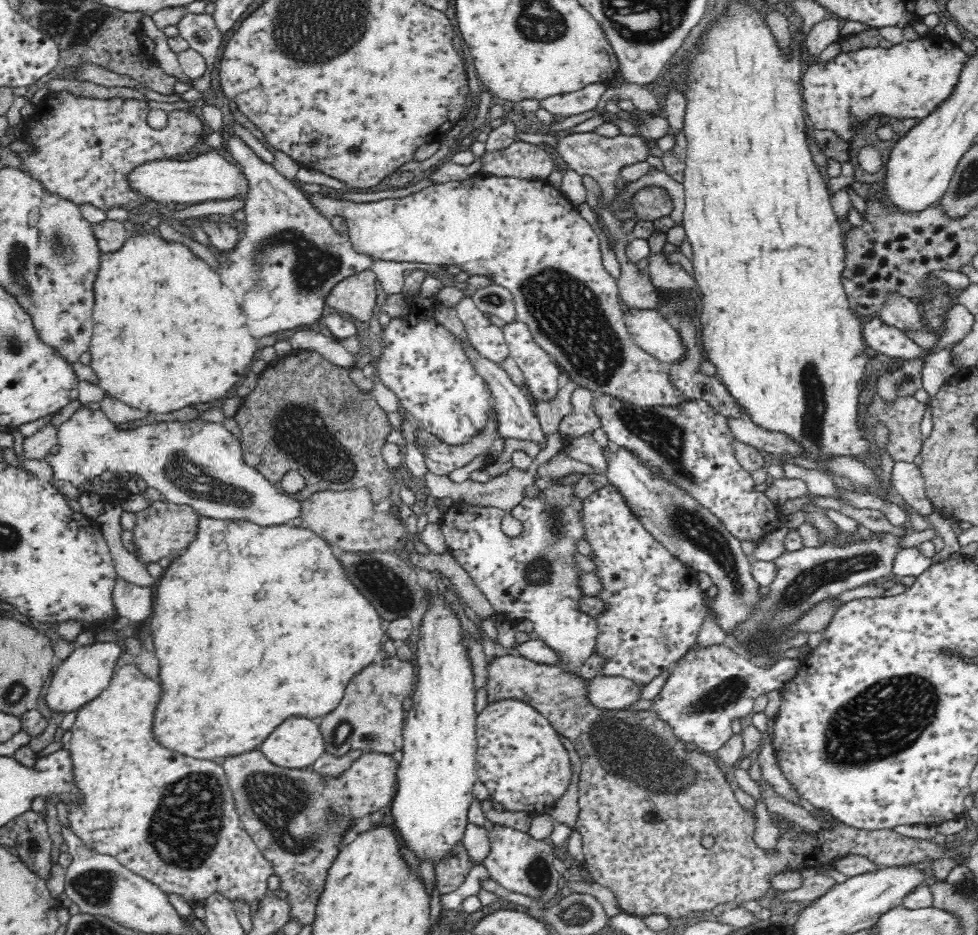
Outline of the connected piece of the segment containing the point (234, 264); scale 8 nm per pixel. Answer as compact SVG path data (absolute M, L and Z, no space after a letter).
M232 134L226 140L226 146L245 178L247 191L244 209L247 226L241 234L240 243L234 246L236 250L220 251L218 256L222 270L226 270L222 274L224 284L230 286L230 290L236 296L240 296L240 308L246 310L246 324L256 338L262 338L266 334L280 336L292 328L320 322L325 298L333 286L344 278L370 269L372 257L356 252L348 239L348 234L338 235L331 222L312 209L305 192L300 191L292 180L279 174L272 164L260 159L241 137Z

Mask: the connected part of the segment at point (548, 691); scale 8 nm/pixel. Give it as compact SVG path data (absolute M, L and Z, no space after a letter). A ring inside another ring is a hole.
M504 655L492 657L488 662L488 681L486 687L489 693L489 703L498 702L506 698L516 698L517 700L523 700L530 706L538 710L550 723L551 726L557 731L559 735L565 736L572 741L576 750L574 756L578 763L580 763L581 769L579 770L579 778L577 780L578 791L578 816L576 817L576 824L574 824L574 831L578 831L578 834L582 835L582 846L584 853L584 868L588 870L588 875L594 878L595 882L609 888L616 896L616 900L619 904L619 908L624 913L628 913L634 916L666 916L666 918L686 918L686 916L692 916L695 912L708 912L720 904L744 904L744 902L750 902L750 900L762 900L772 888L772 880L778 876L778 874L784 874L784 872L790 872L790 870L804 870L804 868L826 868L833 866L836 860L844 858L844 856L863 856L867 858L871 864L876 864L878 867L907 865L908 863L927 862L927 856L931 856L932 873L940 880L944 881L948 873L956 867L958 864L958 858L952 855L952 848L940 847L929 840L909 838L908 836L902 836L902 834L896 833L892 829L883 830L864 830L860 828L853 828L847 826L844 822L838 820L830 810L820 807L818 816L814 814L812 816L814 821L818 821L821 824L820 830L816 832L809 832L805 830L797 822L789 820L784 815L774 818L772 816L772 826L778 830L778 839L773 849L764 849L756 845L754 836L757 830L758 813L756 810L748 811L746 807L740 804L740 801L734 795L734 790L730 787L730 784L726 781L726 774L718 767L716 758L714 755L708 755L706 752L700 750L688 750L685 742L675 734L675 728L671 726L666 720L663 720L657 712L653 710L603 710L602 707L596 707L590 700L590 684L587 679L572 673L560 665L540 664L530 660L522 655ZM706 836L712 836L714 838L714 845L711 848L705 848L702 845L702 838Z

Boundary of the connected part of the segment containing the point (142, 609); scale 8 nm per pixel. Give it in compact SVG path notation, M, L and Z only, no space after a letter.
M118 576L111 599L116 616L132 622L142 622L153 612L151 587L138 586Z

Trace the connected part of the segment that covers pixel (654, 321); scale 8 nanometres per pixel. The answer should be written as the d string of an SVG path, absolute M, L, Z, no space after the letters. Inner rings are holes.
M631 308L623 319L634 342L658 362L672 364L683 358L685 348L678 331L660 310Z

